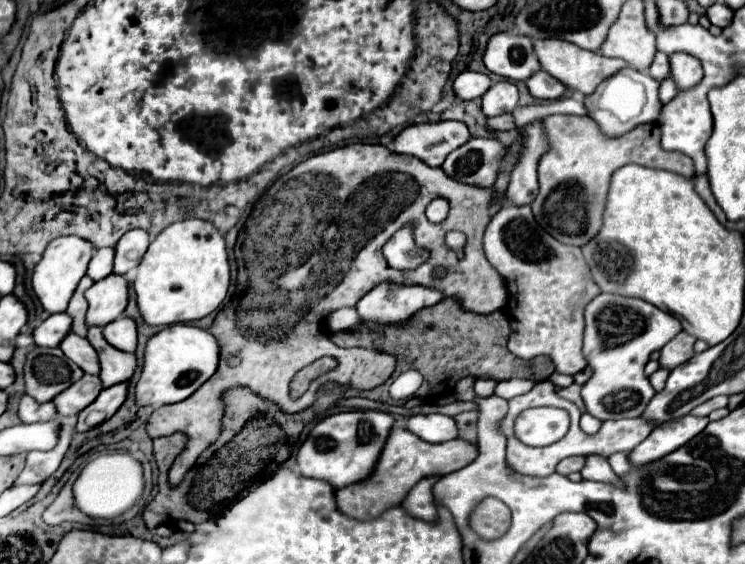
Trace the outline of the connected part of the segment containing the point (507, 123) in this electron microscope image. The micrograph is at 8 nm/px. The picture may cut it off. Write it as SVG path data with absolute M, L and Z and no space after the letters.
M502 114L502 116L488 118L488 126L492 130L514 130L516 128L516 122L514 122L514 116L512 114Z

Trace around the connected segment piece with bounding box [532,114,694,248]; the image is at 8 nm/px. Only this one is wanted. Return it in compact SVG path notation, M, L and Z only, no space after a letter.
M548 116L546 132L550 134L550 152L542 156L538 164L540 194L532 202L532 212L536 222L558 242L582 248L590 242L602 228L602 214L606 208L606 196L610 188L610 176L626 166L640 164L648 168L660 168L678 172L686 178L694 176L692 158L680 152L666 152L660 148L660 126L644 124L634 130L608 138L600 132L598 124L586 116Z

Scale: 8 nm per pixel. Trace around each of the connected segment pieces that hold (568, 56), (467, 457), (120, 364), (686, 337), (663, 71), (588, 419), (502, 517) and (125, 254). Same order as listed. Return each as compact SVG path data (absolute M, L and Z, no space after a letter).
M546 38L546 40L536 40L534 42L534 52L542 64L542 68L546 72L550 72L554 78L558 78L564 86L572 88L572 90L578 90L582 94L592 94L596 90L596 86L610 78L612 74L616 74L618 70L622 70L626 66L624 60L620 58L606 58L598 52L590 52L590 50L584 50L584 48L578 48L566 40L554 40L554 38Z
M392 428L388 434L388 440L382 448L382 454L372 470L372 474L362 480L362 482L354 482L348 484L340 490L336 490L336 502L338 508L358 520L370 520L376 518L384 508L390 508L398 502L402 502L406 498L406 494L426 476L434 476L434 474L450 474L458 468L464 468L466 464L470 464L470 460L474 460L478 454L478 448L474 444L468 444L464 440L450 440L450 442L440 442L440 444L432 444L426 442L414 434L410 434L404 428Z
M90 326L86 340L94 346L100 358L100 380L104 388L110 388L114 384L126 382L134 370L136 370L136 356L134 354L122 354L122 350L114 350L104 338L100 326Z
M678 332L678 336L674 336L662 350L660 350L660 366L666 370L674 370L676 366L688 362L694 356L694 346L696 338L688 332Z
M656 52L656 58L654 58L652 66L648 68L648 74L652 78L656 78L658 82L662 82L670 74L670 58L664 52Z
M582 414L582 418L580 418L580 428L582 428L586 434L596 434L596 432L600 430L600 424L602 424L602 422L598 422L598 418L594 418L594 416L590 416L590 414Z
M486 496L480 504L476 504L470 517L470 526L486 540L499 538L510 528L510 510L498 498Z
M130 230L130 234L124 234L116 244L114 274L130 274L134 266L138 266L138 262L142 260L142 254L148 244L150 236L144 230Z

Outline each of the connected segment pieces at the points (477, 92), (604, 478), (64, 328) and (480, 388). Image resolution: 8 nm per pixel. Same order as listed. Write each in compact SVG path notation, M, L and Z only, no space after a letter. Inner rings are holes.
M462 72L456 80L454 80L454 94L460 98L460 100L474 100L478 96L482 96L488 88L492 86L490 78L486 74L480 74L480 72Z
M588 458L586 466L582 468L582 478L584 480L600 480L600 482L612 482L612 484L620 484L618 476L614 474L614 470L610 468L606 458Z
M66 312L48 316L34 330L36 346L58 346L58 342L62 342L62 338L70 332L70 322L72 322L72 318Z
M478 378L476 380L476 386L474 386L474 390L478 394L482 394L482 396L494 394L494 388L496 388L496 380L486 380L486 378Z

